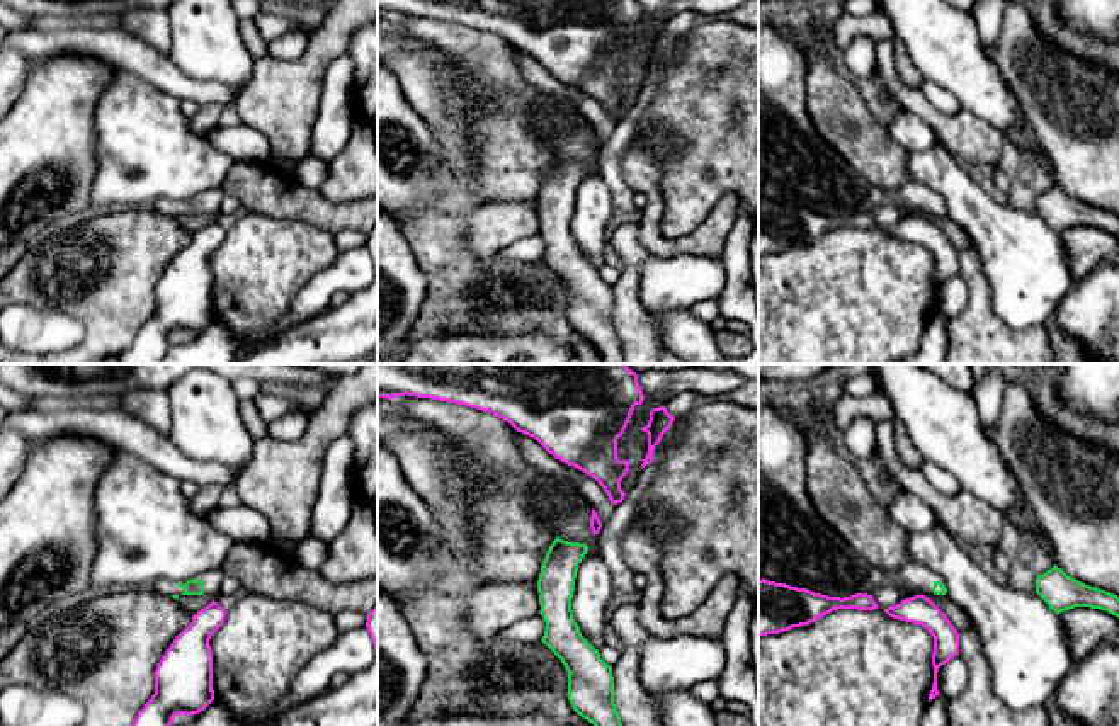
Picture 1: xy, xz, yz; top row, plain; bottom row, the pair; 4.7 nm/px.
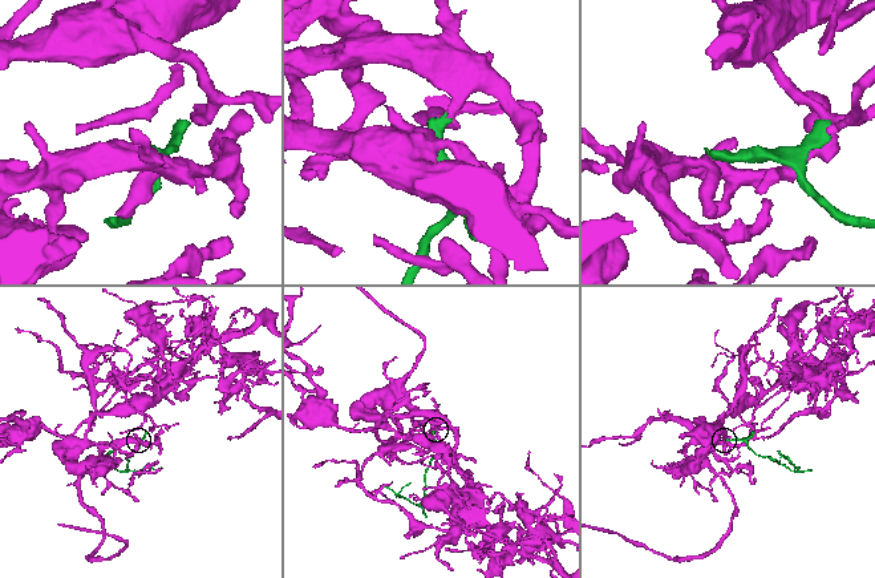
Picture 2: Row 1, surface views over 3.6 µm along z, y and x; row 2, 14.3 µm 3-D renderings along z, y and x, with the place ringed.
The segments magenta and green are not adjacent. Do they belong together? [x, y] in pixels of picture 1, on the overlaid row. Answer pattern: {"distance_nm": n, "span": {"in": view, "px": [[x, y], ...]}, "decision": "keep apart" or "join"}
{"distance_nm": 30, "span": {"in": "yz", "px": [[929, 599], [934, 594]]}, "decision": "keep apart"}

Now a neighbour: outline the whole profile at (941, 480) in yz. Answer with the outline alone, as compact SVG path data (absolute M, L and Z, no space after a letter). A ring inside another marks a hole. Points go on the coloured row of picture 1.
M923 461L918 471L942 496L954 496L961 490L959 481L949 471L929 461Z

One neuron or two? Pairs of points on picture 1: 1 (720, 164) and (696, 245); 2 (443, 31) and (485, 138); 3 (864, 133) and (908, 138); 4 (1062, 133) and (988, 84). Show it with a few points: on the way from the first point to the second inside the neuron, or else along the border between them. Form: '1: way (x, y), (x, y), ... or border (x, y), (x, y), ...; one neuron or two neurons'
1: border (737, 198), (721, 198), (692, 230), (667, 238); two neurons
2: way (470, 58), (485, 73), (485, 111); one neuron
3: border (886, 124), (891, 136), (907, 152); two neurons
4: border (1000, 68), (1021, 107); two neurons

